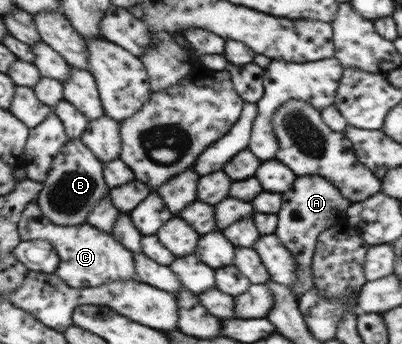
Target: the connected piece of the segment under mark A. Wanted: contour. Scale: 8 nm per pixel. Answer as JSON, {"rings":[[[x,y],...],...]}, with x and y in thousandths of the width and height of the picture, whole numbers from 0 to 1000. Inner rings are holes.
{"rings":[[[794,509],[739,512],[734,532],[724,535],[724,549],[714,549],[701,573],[704,596],[699,613],[687,622],[692,651],[682,680],[734,750],[744,817],[719,837],[736,869],[744,869],[766,840],[781,834],[774,770],[794,680],[833,654],[843,628],[861,616],[876,587],[853,573],[821,526]]]}

